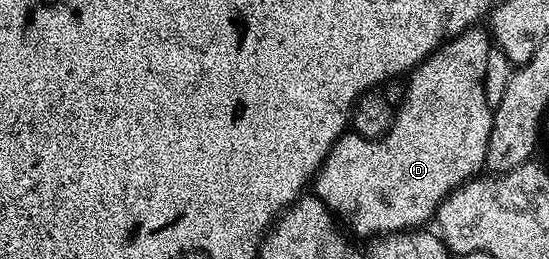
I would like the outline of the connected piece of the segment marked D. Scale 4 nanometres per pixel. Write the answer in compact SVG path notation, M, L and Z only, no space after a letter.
M472 27L469 29L466 29L463 33L456 33L454 36L452 36L450 39L443 42L442 45L439 46L438 49L434 49L434 51L427 56L421 64L416 65L414 69L411 70L409 76L406 78L407 81L407 98L404 99L403 102L400 103L400 105L397 105L397 108L394 110L393 113L393 120L391 122L391 129L389 132L386 133L383 137L363 137L360 133L354 132L354 131L347 131L344 132L343 136L339 138L338 141L336 141L335 146L329 150L327 153L327 157L323 160L323 164L320 165L318 173L315 174L313 178L313 193L314 196L319 197L322 199L322 201L331 208L332 213L338 215L344 222L345 220L348 221L349 224L351 224L350 232L354 234L356 233L359 237L367 237L366 239L374 238L376 235L382 235L385 233L401 233L404 231L410 231L416 227L423 227L426 226L428 223L427 220L434 218L436 216L437 210L439 208L439 205L441 202L451 194L452 191L454 191L455 188L458 187L458 185L463 185L467 181L470 181L472 177L476 176L486 166L487 163L487 148L489 147L489 135L491 134L491 115L493 112L493 105L492 102L487 102L487 89L485 86L483 86L483 80L487 77L487 56L490 55L492 49L493 53L493 41L492 38L489 36L488 30L483 27Z

